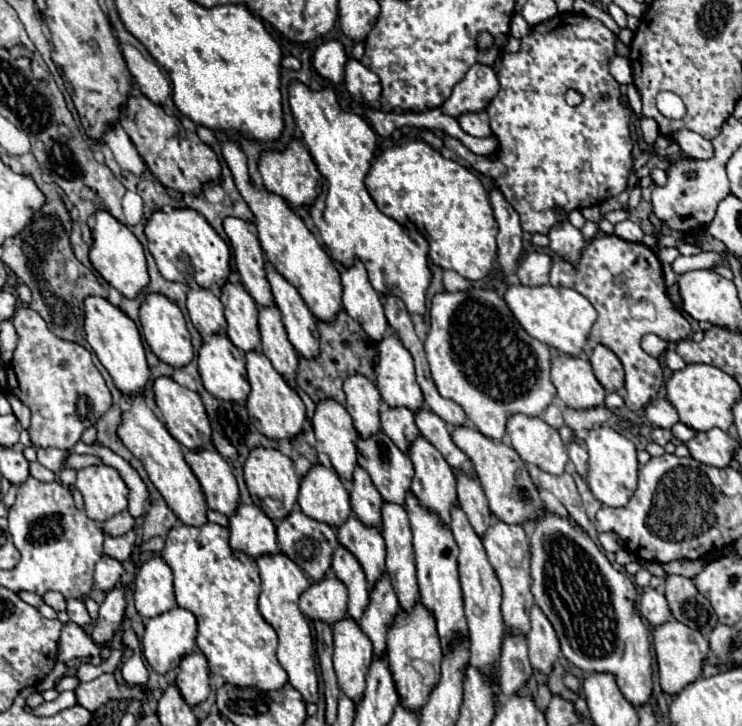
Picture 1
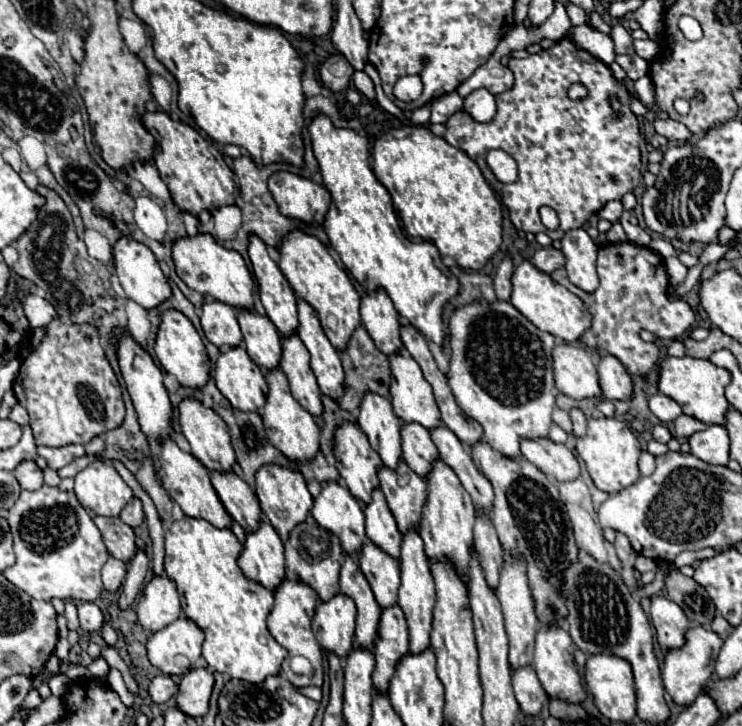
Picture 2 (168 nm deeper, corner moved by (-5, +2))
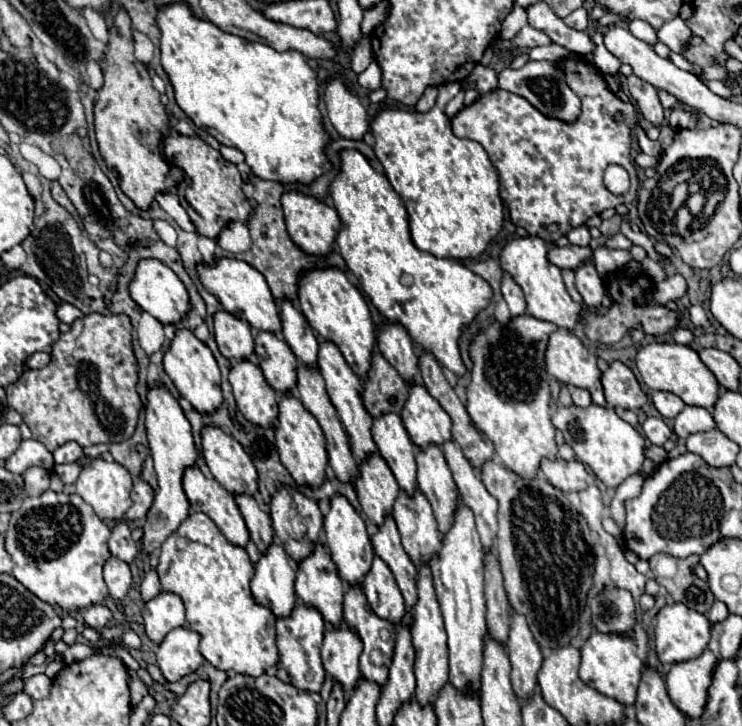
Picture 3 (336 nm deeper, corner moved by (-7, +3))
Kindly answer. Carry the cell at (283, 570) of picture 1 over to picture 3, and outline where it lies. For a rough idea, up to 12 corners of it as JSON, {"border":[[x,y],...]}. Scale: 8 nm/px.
{"border":[[320,611],[276,619],[280,665],[298,689],[324,683]]}

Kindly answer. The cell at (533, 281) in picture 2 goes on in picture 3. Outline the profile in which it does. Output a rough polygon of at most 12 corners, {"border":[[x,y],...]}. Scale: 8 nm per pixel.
{"border":[[540,237],[510,241],[500,265],[522,287],[526,313],[572,331],[580,305],[552,245]]}

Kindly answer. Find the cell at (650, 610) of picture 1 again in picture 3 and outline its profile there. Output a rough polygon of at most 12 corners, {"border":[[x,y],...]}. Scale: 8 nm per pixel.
{"border":[[684,603],[664,605],[658,659],[680,663],[708,645],[712,623]]}

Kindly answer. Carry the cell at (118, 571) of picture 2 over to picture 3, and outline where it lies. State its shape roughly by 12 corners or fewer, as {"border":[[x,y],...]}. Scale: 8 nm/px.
{"border":[[110,557],[104,581],[114,599],[128,593],[132,575],[126,561]]}

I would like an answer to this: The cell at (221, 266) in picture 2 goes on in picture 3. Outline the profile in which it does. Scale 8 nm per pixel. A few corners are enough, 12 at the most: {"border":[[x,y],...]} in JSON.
{"border":[[240,259],[196,265],[204,289],[260,331],[280,331],[276,301]]}

